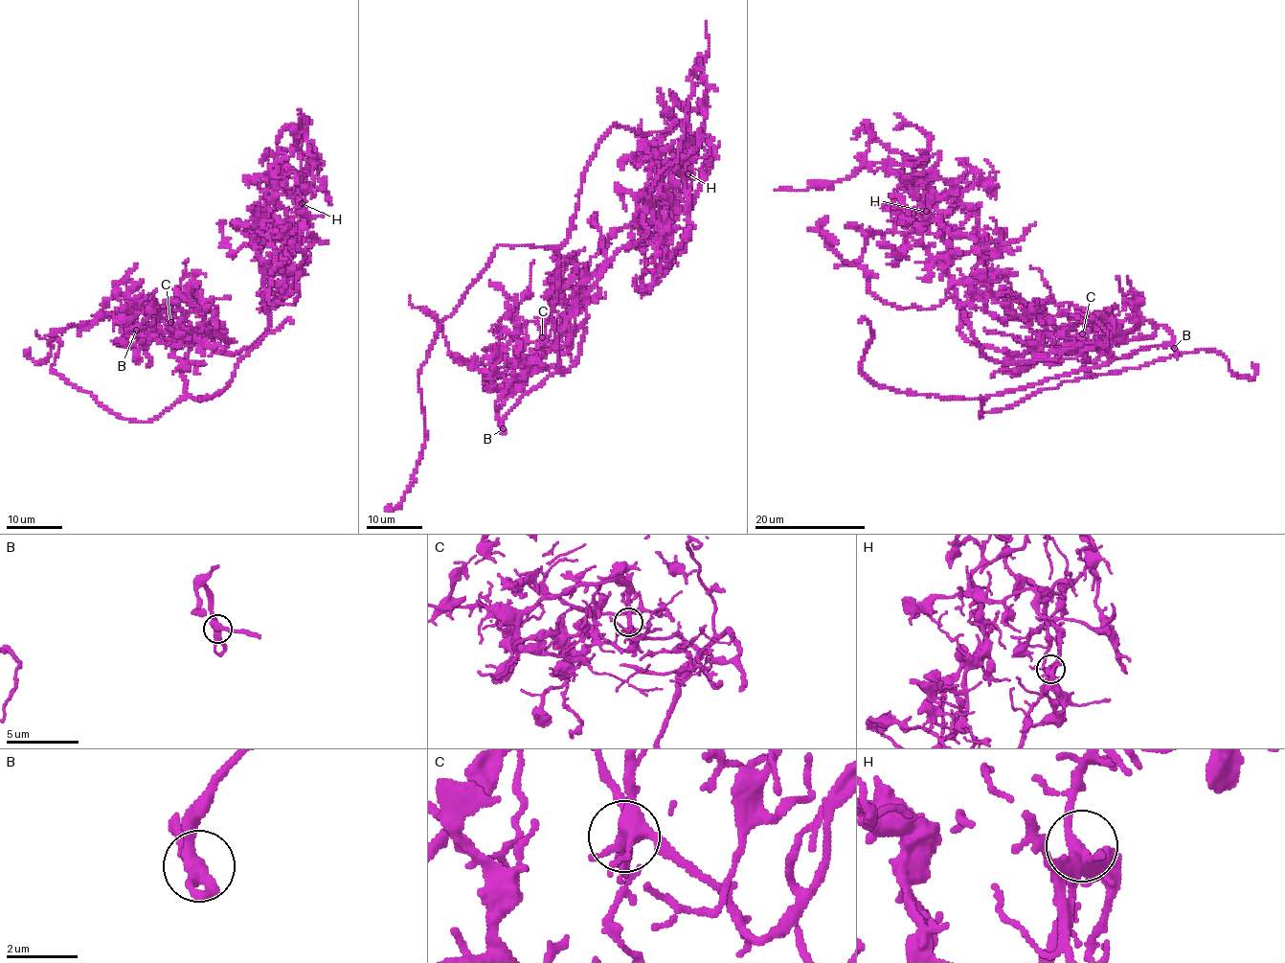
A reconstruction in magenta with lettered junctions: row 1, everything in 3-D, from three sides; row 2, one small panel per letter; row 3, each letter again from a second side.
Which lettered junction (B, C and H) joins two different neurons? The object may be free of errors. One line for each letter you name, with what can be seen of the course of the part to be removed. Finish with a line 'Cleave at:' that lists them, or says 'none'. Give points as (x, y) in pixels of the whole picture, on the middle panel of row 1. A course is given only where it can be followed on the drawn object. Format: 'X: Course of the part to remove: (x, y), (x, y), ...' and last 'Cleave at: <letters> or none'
Cleave at: none

